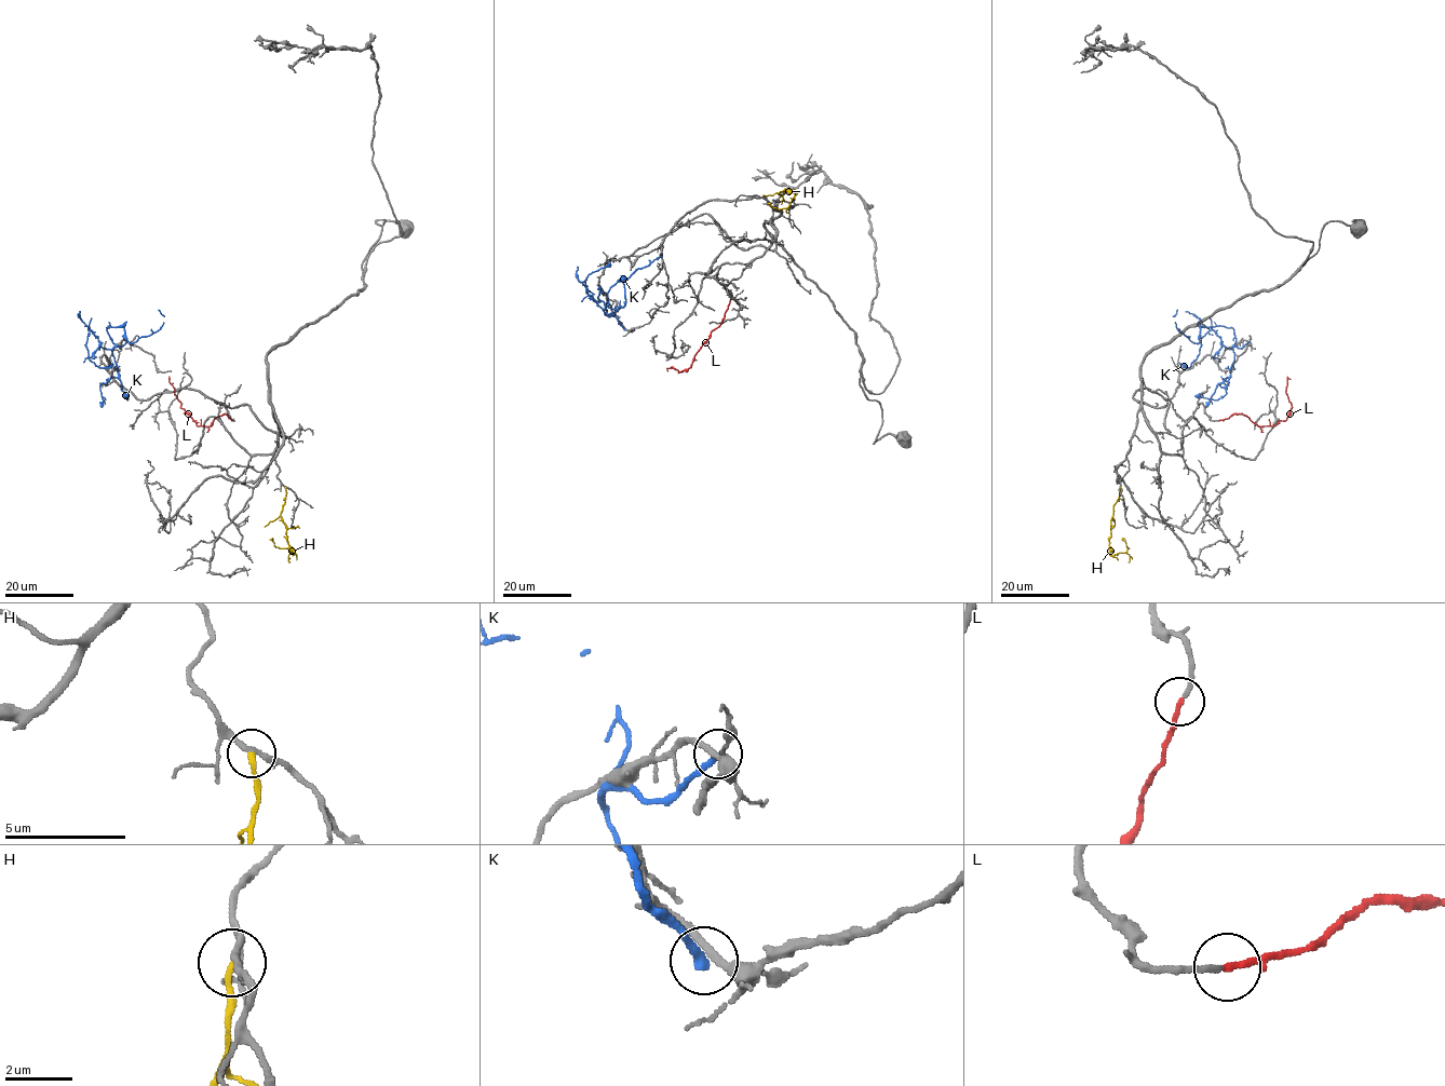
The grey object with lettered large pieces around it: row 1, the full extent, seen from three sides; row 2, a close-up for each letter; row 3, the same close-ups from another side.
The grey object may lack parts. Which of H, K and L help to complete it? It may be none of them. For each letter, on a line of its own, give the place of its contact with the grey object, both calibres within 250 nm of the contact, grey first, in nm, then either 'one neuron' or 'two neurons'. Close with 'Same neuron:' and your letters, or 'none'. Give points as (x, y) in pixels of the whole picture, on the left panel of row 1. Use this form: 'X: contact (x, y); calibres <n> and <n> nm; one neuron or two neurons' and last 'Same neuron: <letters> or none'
H: contact (285, 487); calibres 190 and 200 nm; two neurons
K: contact (126, 341); calibres 200 and 320 nm; two neurons
L: contact (232, 420); calibres 180 and 200 nm; one neuron
Same neuron: L

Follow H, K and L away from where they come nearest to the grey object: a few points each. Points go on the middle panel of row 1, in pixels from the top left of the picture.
H: (783, 201), (778, 193), (793, 190), (794, 197), (786, 208), (778, 209), (767, 203)
K: (624, 329), (615, 316), (605, 314), (607, 292), (656, 258)
L: (730, 300), (723, 322), (711, 331), (691, 366), (678, 372), (672, 366), (667, 370)

